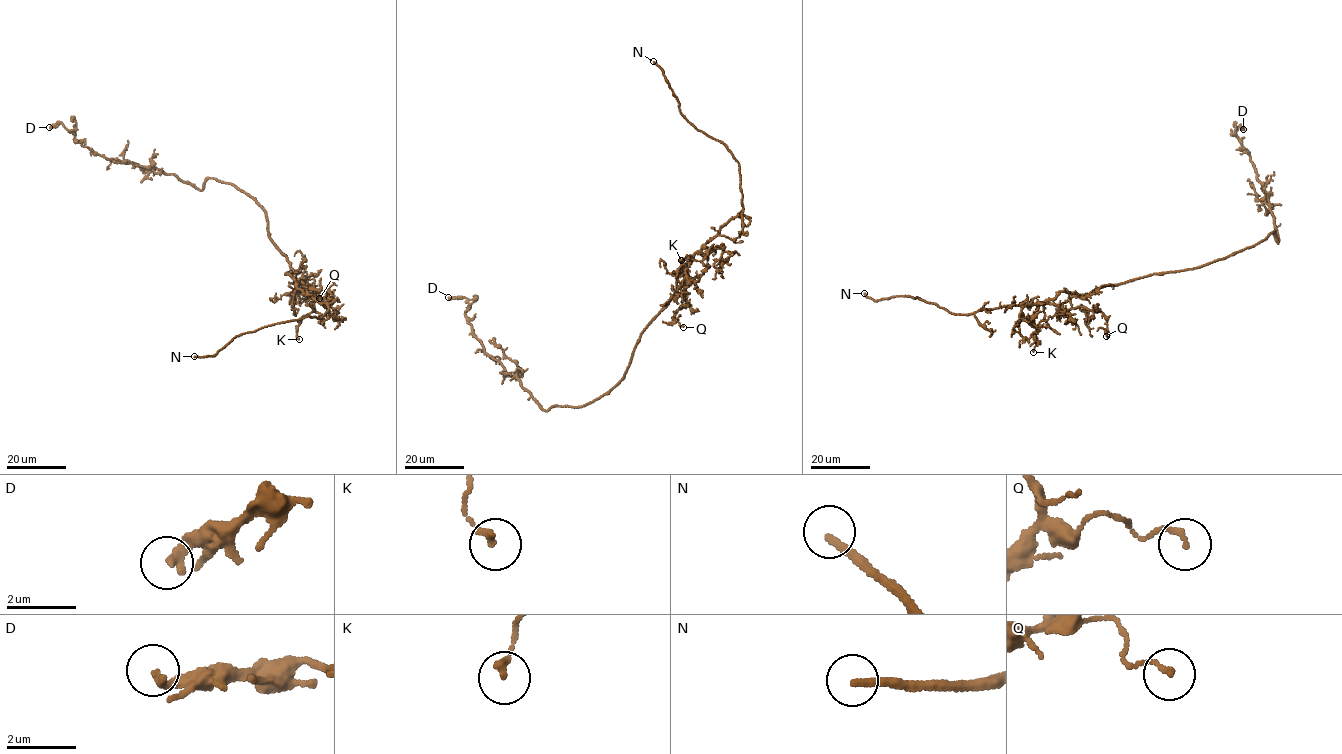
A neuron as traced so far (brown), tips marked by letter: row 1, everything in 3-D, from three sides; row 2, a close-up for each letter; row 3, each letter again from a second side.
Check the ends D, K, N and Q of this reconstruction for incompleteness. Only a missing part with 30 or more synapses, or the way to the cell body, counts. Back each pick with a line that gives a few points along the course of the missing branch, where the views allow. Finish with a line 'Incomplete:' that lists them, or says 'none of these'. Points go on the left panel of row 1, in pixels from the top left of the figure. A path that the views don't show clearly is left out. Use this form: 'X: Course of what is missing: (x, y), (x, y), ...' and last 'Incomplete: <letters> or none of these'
N: Course of what is missing: (194, 356), (182, 359), (173, 368)
Incomplete: N

